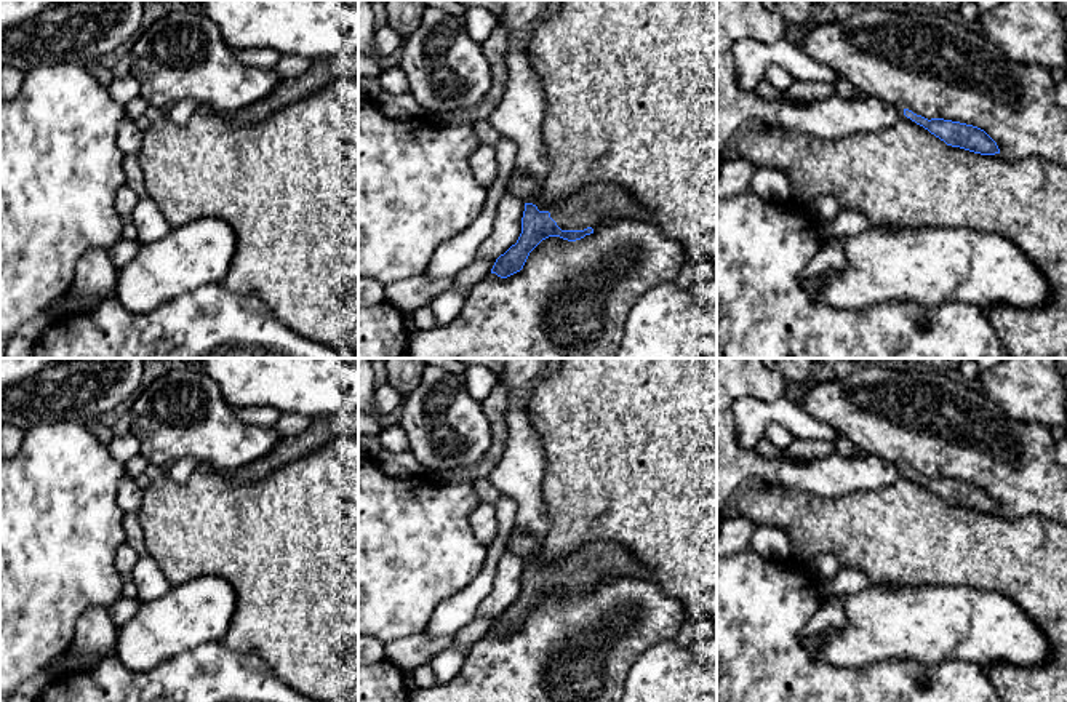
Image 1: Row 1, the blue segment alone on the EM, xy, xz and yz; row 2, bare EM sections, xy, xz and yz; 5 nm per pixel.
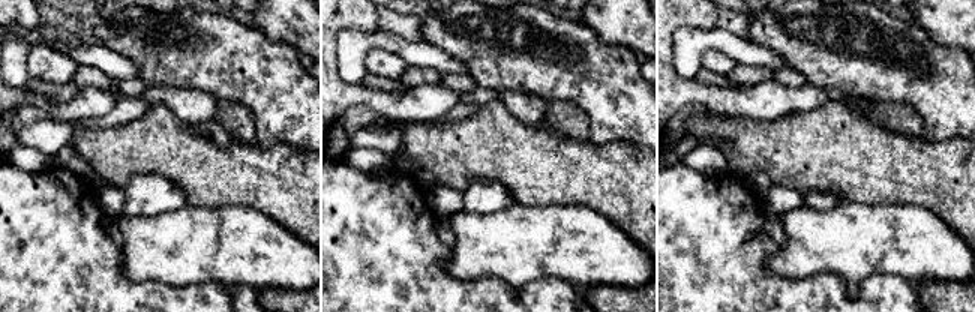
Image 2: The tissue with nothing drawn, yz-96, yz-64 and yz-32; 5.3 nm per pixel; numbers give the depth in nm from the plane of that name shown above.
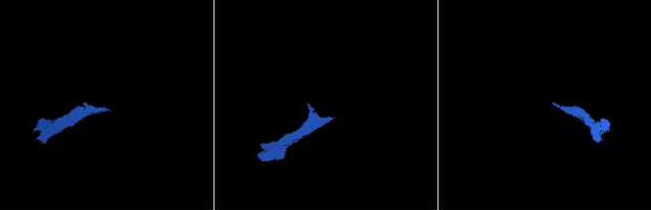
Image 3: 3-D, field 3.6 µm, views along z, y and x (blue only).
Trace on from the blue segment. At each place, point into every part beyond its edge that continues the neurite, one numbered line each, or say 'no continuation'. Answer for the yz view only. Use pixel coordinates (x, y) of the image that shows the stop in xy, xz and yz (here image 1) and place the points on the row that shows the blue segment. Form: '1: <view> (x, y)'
no continuation

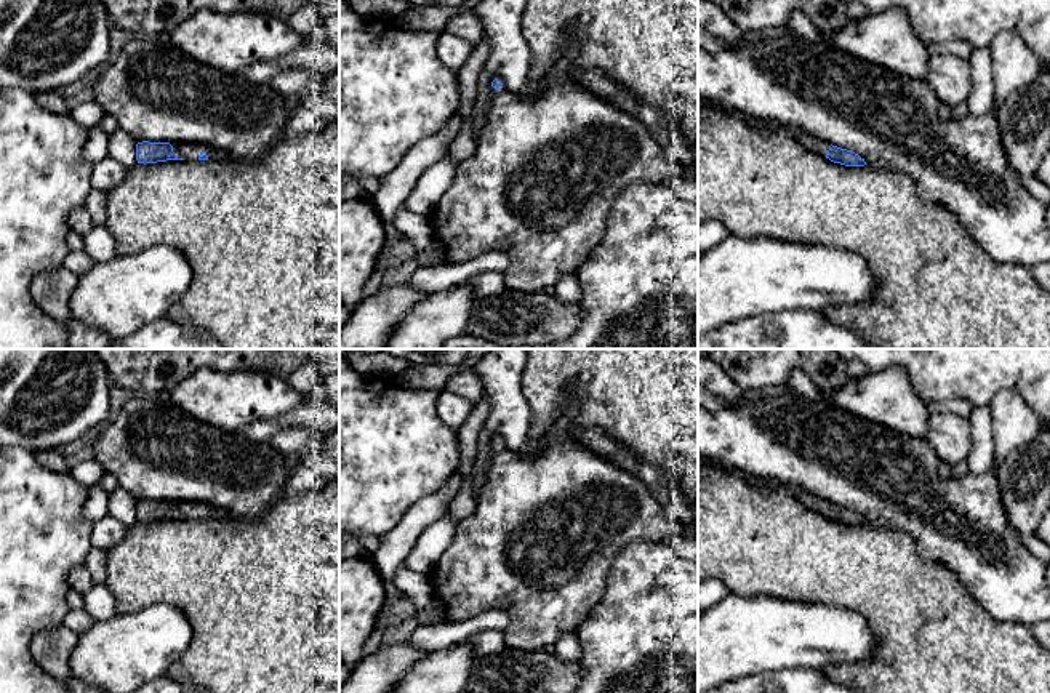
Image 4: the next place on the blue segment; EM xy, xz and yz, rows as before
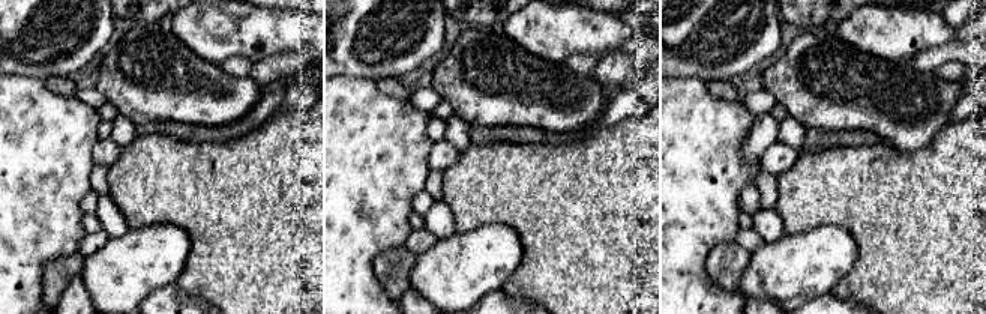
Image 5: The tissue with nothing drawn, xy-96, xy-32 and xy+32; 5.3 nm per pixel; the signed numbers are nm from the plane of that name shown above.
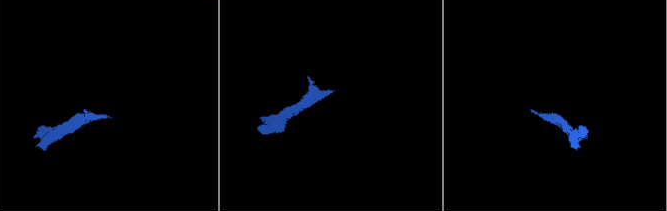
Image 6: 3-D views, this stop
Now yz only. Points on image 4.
1: yz (805, 140)

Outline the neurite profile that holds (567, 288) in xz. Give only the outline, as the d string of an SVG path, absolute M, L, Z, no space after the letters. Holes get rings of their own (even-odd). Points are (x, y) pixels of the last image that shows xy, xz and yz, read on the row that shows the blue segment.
M568 274L562 277L555 286L554 296L560 301L581 301L583 299L583 290L579 286L576 274Z

